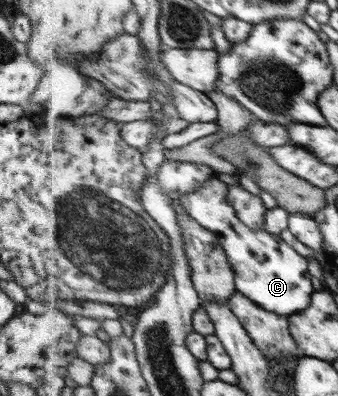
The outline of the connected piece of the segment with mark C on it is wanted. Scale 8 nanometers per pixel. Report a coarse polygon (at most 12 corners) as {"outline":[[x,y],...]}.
{"outline":[[183,195],[219,237],[239,292],[289,318],[309,308],[307,257],[230,200]]}

